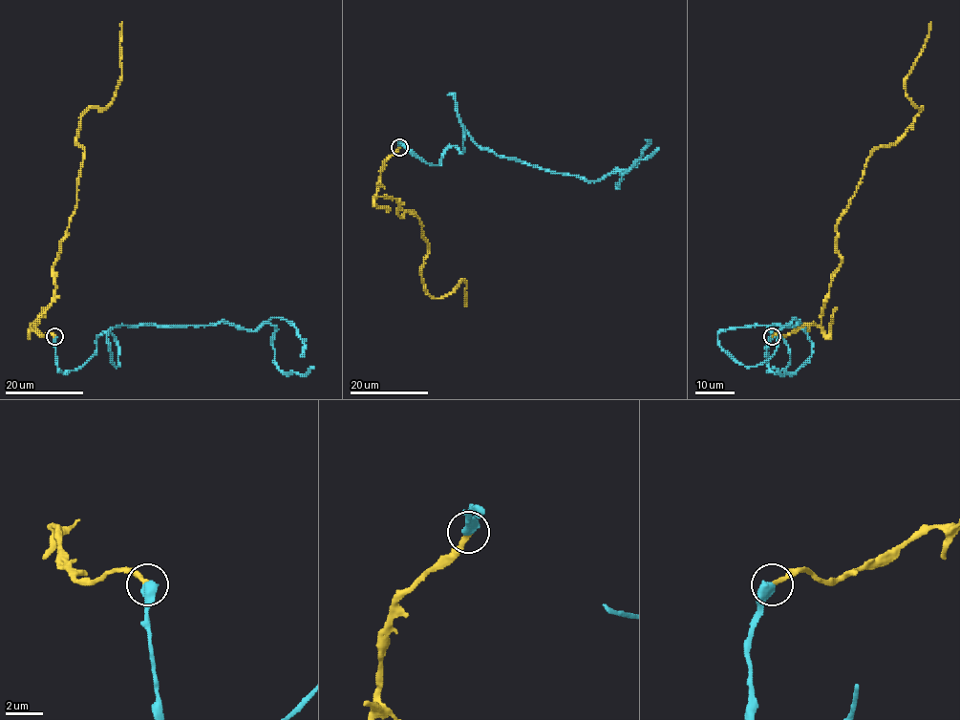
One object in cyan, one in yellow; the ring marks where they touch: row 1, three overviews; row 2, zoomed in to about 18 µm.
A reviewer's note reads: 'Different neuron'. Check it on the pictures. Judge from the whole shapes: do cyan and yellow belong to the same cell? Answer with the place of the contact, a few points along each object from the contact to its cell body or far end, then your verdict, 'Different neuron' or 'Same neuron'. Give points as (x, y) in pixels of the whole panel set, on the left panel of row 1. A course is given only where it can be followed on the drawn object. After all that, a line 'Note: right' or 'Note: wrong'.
Place: (54, 336). Course of cyan: (53, 336), (63, 372), (110, 332), (117, 367), (107, 333), (117, 326), (266, 323), (284, 372), (312, 367). Course of yellow: (53, 336), (32, 326), (54, 293), (53, 269), (76, 207), (80, 117), (111, 103), (121, 74), (122, 21). Same neuron
Note: wrong

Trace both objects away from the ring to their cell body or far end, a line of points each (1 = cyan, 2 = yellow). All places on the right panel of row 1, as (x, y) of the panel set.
1: (772, 336), (774, 372), (777, 334), (746, 367), (718, 333), (800, 322), (812, 355), (772, 367)
2: (773, 336), (820, 326), (841, 261), (837, 220), (869, 155), (893, 144), (923, 109), (905, 81), (931, 21)

